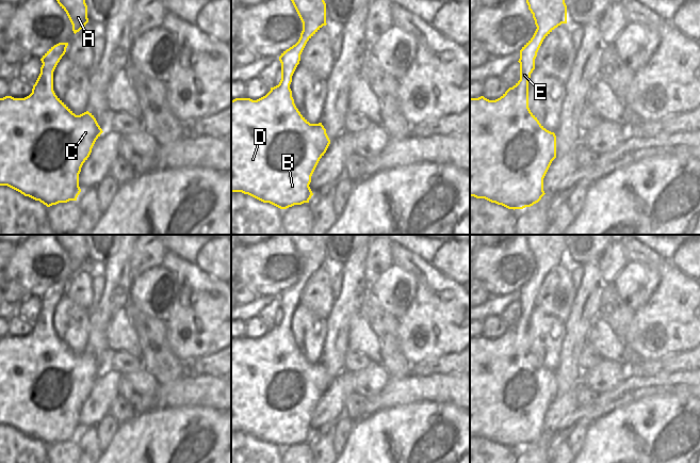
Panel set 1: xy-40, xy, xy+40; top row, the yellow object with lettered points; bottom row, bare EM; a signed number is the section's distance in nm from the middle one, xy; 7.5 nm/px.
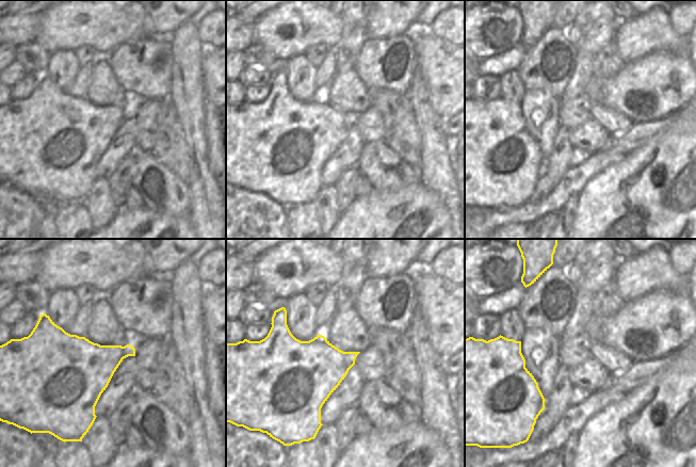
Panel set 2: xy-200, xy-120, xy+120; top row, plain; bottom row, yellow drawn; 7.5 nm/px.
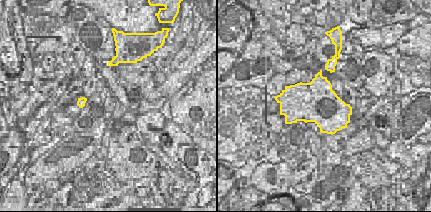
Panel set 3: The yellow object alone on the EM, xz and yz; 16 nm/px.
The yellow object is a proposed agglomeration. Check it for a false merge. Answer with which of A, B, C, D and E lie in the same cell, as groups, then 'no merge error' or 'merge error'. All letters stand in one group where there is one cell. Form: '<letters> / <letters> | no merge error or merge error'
A B C D E | no merge error

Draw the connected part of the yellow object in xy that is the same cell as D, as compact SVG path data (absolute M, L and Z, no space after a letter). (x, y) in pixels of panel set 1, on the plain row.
M289 235L302 261L303 261L303 270L300 272L300 276L298 281L283 290L279 296L279 300L281 302L281 319L278 324L271 326L271 330L263 336L253 339L250 337L235 337L231 339L231 431L242 431L244 433L248 433L263 442L270 442L280 448L287 448L294 444L302 444L304 442L309 442L309 438L313 434L309 424L311 421L311 415L320 400L320 398L326 392L330 379L326 372L326 368L322 364L319 363L310 363L298 350L294 342L294 338L292 336L292 330L290 328L290 323L292 321L292 315L299 303L300 293L307 283L307 281L323 266L326 265L326 242L324 240L324 235Z

